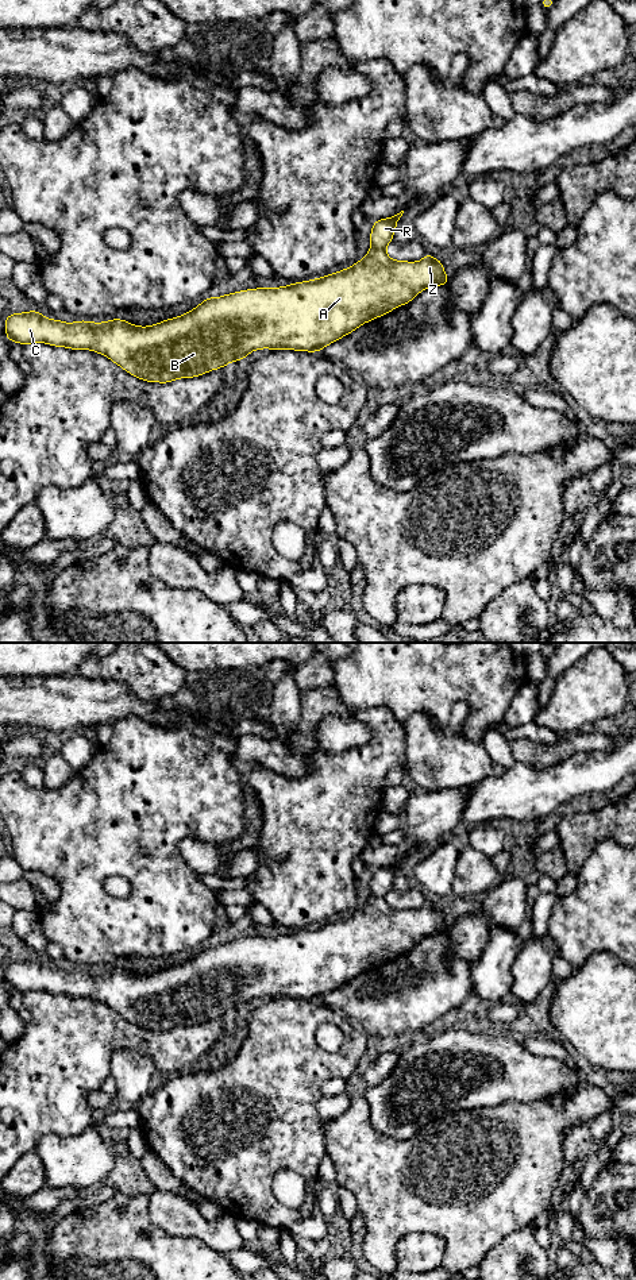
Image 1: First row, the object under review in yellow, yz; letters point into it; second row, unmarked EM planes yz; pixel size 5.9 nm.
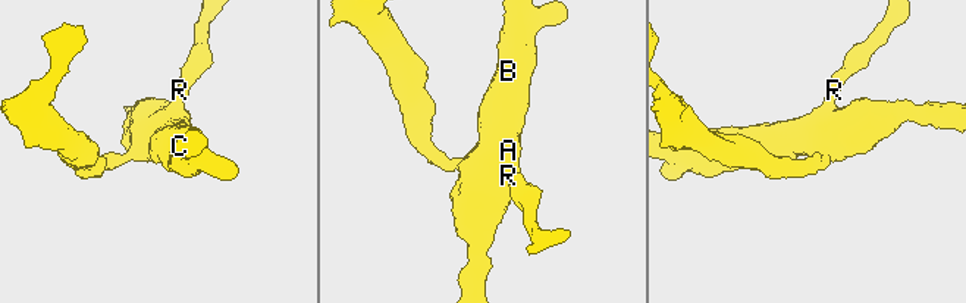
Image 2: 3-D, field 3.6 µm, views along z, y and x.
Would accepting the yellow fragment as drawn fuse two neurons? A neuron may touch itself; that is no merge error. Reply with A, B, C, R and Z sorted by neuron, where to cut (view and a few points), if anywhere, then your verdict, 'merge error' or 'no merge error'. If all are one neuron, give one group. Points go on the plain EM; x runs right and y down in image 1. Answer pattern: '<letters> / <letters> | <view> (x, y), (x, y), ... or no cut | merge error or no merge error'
A B C R Z | no cut | no merge error

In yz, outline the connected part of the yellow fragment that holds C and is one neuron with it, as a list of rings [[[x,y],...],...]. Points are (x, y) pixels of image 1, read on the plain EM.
[[[400,861],[374,868],[370,879],[370,898],[367,903],[351,915],[316,928],[294,930],[281,936],[257,936],[224,942],[216,946],[205,945],[200,953],[185,963],[163,968],[154,974],[140,975],[127,968],[112,967],[109,969],[93,971],[78,968],[65,971],[47,967],[39,959],[12,961],[4,965],[5,986],[19,992],[47,991],[54,995],[70,998],[90,998],[109,1006],[128,1022],[146,1029],[169,1032],[180,1026],[194,1026],[208,1019],[223,1017],[226,1013],[244,1006],[254,998],[294,998],[317,1001],[328,992],[354,980],[363,971],[385,964],[397,955],[406,953],[424,937],[444,933],[450,926],[446,924],[442,907],[435,907],[428,899],[419,910],[393,909],[385,897],[393,890],[393,882],[402,864]]]

